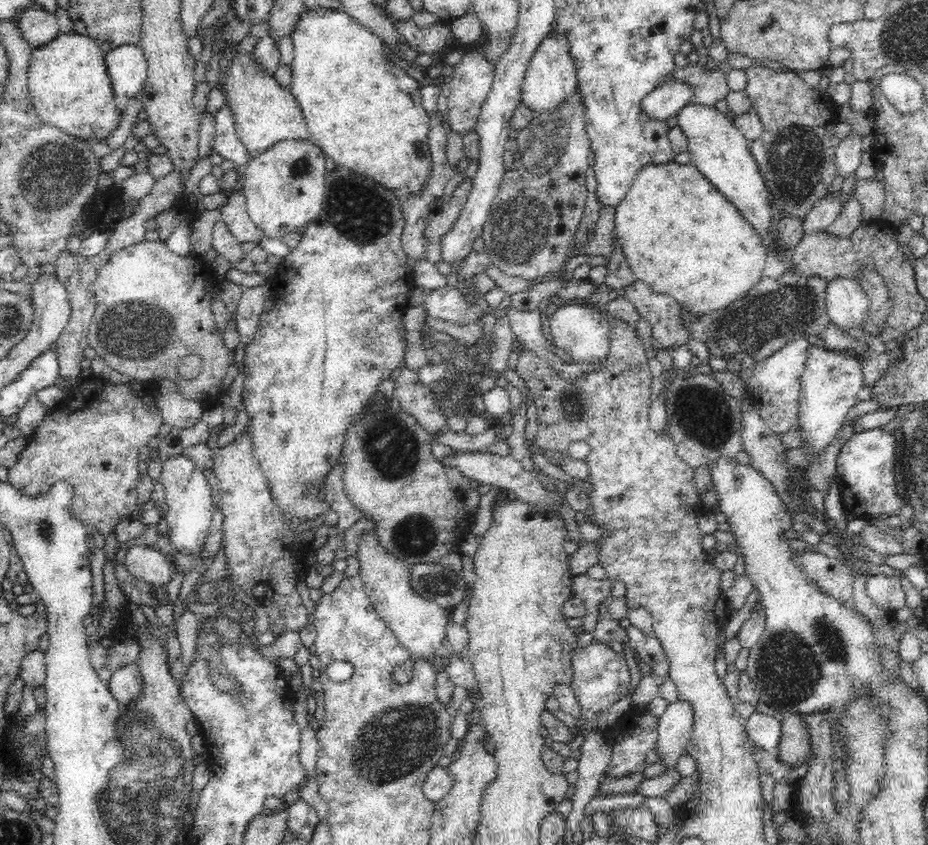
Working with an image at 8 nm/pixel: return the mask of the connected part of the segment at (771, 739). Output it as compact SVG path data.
M752 713L745 721L745 730L754 747L772 752L780 745L782 737L782 722L780 715L766 716Z

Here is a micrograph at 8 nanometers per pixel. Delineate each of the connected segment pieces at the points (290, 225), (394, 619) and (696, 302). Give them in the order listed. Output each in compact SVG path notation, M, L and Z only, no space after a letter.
M310 139L285 140L274 143L268 150L253 157L244 166L245 176L242 178L242 191L250 219L265 232L265 237L282 239L285 234L296 233L300 227L306 227L308 221L320 214L323 196L326 190L326 155Z
M376 529L362 532L358 540L355 556L359 562L359 578L363 580L364 595L369 597L382 620L402 643L402 647L410 651L409 658L412 661L434 661L434 656L444 651L442 641L446 636L447 623L451 622L448 610L420 596L410 587L411 564L386 551L378 539Z
M675 161L658 164L658 166L648 164L648 166L641 168L634 182L632 182L629 191L615 208L615 234L617 242L622 245L625 258L630 264L630 269L632 269L632 273L636 276L636 280L648 285L658 295L670 297L676 304L679 304L679 308L688 311L697 318L710 316L711 313L718 311L724 311L734 302L746 297L751 290L750 288L754 288L763 278L768 255L768 250L763 246L763 241L760 240L759 234L755 232L755 229L747 222L743 214L734 206L734 203L730 202L694 165L685 164L682 166L681 164L676 164Z

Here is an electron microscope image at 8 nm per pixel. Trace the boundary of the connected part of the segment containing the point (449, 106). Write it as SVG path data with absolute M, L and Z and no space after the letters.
M474 51L464 54L460 61L453 61L453 73L448 82L444 84L437 101L437 110L450 125L450 131L464 136L470 131L475 131L478 124L479 108L486 100L492 88L495 77L494 63L490 63L482 52Z

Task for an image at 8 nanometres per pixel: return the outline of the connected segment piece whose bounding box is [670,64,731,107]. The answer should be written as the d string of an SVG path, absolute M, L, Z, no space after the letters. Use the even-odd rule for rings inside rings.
M688 64L683 68L674 68L670 80L684 81L692 85L694 96L691 102L693 104L714 107L718 100L724 100L731 91L723 68L708 70L704 66Z

